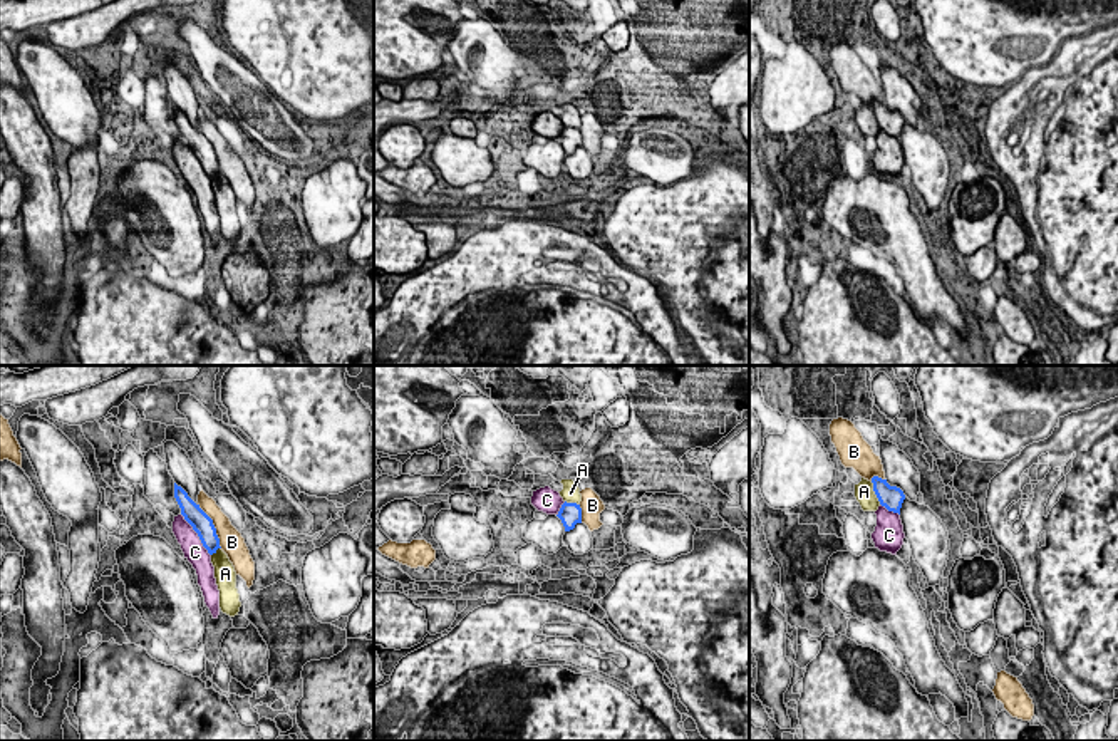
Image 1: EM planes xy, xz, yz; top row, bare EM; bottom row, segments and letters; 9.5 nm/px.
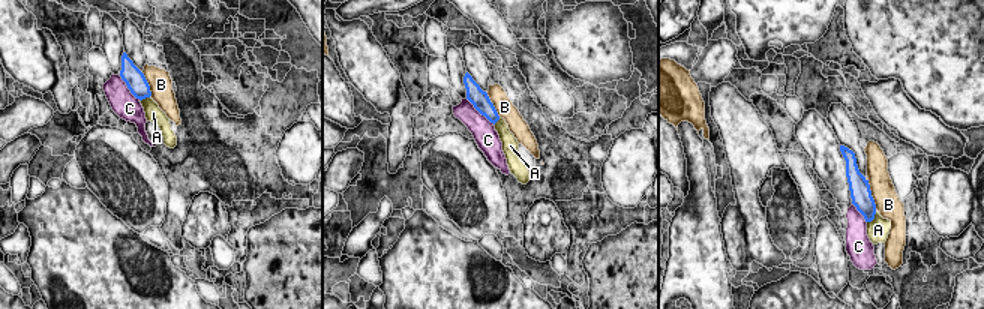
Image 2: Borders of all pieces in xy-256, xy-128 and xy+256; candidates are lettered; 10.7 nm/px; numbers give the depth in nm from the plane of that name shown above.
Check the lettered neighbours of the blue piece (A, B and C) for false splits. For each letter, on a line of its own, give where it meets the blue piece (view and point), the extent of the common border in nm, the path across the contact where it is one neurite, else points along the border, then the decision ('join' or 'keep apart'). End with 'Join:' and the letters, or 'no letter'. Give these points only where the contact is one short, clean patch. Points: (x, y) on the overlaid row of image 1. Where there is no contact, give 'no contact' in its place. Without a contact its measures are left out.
A: meets blue in yz at (875, 493); contact 240 nm long; join
B: meets blue in xy at (213, 525); contact 480 nm long; keep apart
C: meets blue in xy at (198, 535); contact 500 nm long; keep apart
Join: A

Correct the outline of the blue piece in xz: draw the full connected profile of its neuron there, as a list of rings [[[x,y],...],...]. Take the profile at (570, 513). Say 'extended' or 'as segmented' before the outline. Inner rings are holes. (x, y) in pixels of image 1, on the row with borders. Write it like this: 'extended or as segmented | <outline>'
extended | [[[562,479],[560,483],[563,484],[563,490],[558,493],[565,503],[556,516],[562,520],[565,531],[570,531],[577,523],[582,523],[582,508],[578,505],[582,501],[582,495],[573,479]]]

